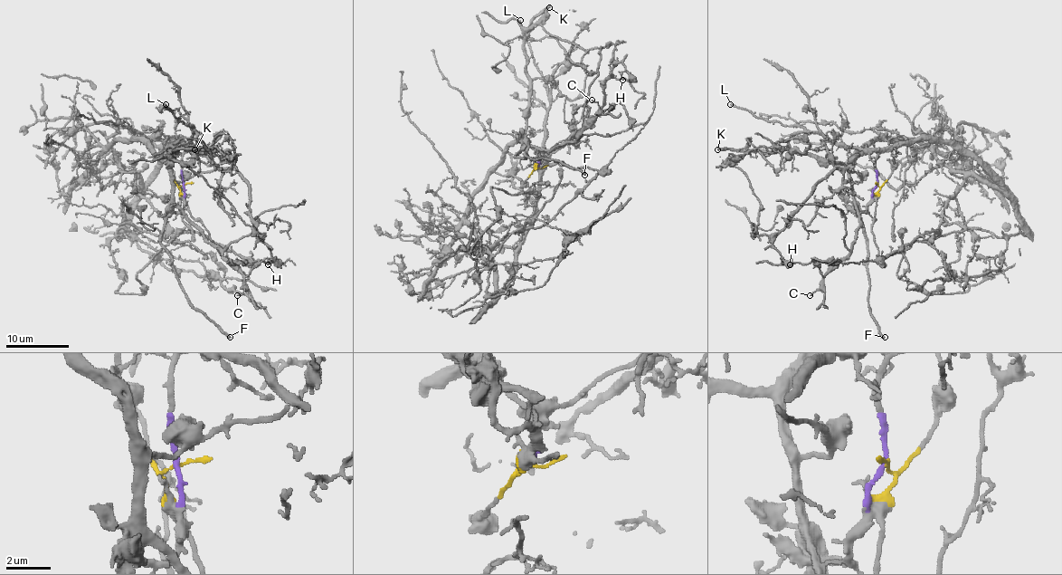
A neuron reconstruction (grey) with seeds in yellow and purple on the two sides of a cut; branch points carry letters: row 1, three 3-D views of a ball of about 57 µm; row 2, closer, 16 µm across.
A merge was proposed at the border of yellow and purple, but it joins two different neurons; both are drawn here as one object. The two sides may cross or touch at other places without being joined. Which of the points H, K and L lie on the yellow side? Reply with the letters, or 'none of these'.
K

